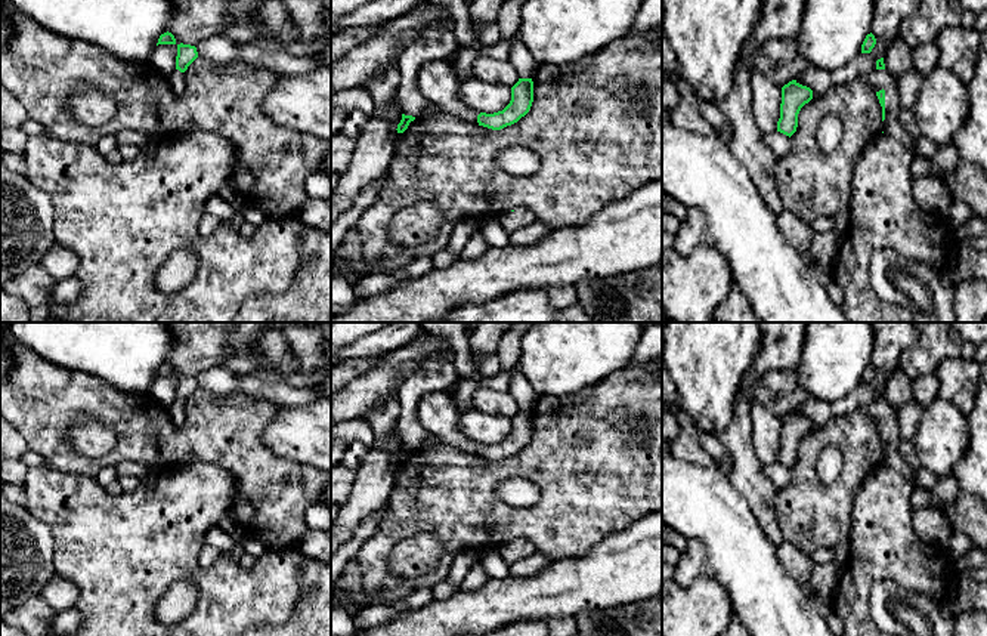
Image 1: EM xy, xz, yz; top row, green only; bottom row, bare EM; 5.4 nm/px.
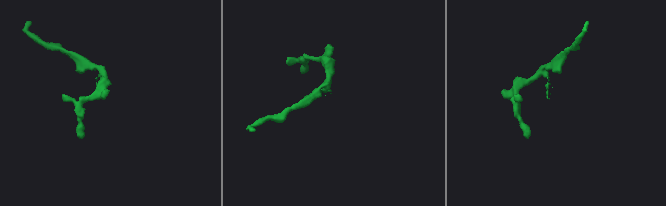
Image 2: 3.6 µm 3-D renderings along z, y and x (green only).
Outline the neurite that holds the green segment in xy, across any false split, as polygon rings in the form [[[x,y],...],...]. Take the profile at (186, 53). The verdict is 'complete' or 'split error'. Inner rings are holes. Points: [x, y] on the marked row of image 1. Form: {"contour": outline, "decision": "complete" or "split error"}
{"contour": [[[177,44],[176,68],[167,75],[170,86],[174,90],[182,90],[185,86],[185,71],[198,58],[195,46]]], "decision": "split error"}

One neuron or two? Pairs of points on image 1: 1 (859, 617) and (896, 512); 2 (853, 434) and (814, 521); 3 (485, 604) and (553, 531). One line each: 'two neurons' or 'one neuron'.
1: one neuron
2: one neuron
3: two neurons

